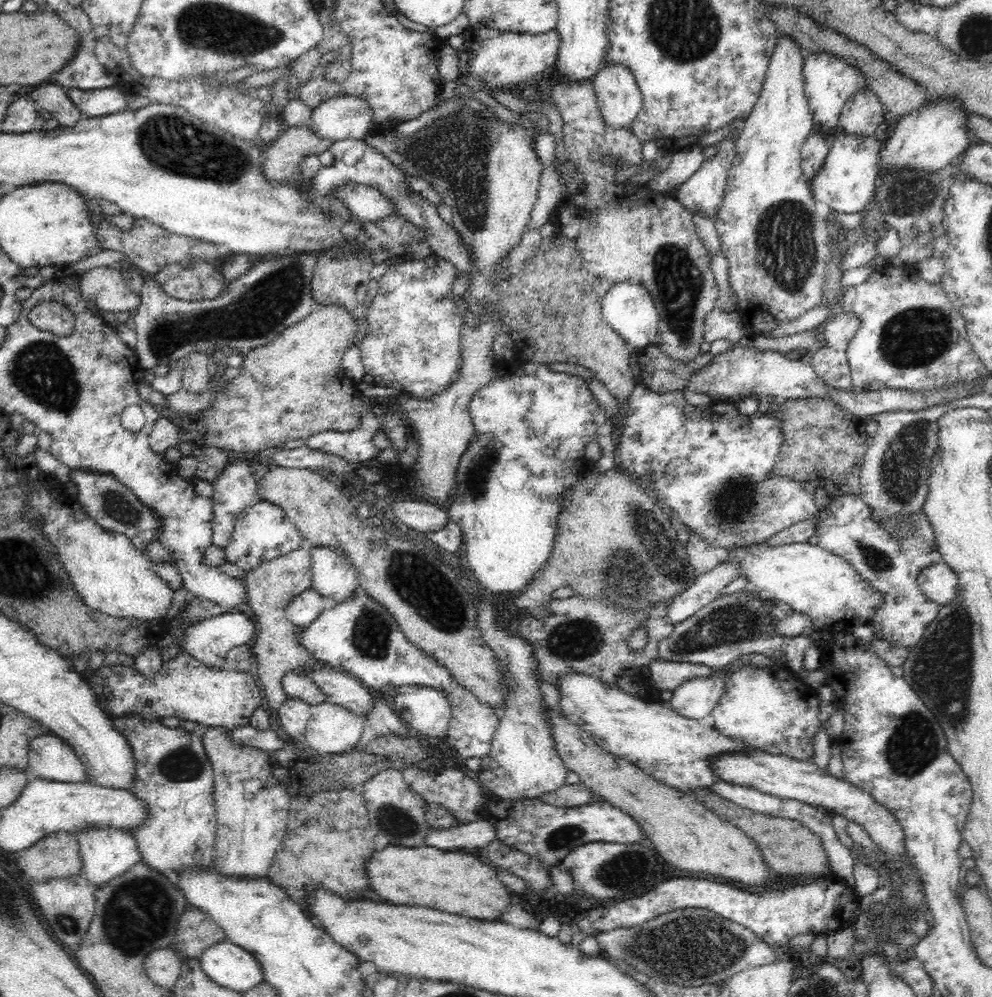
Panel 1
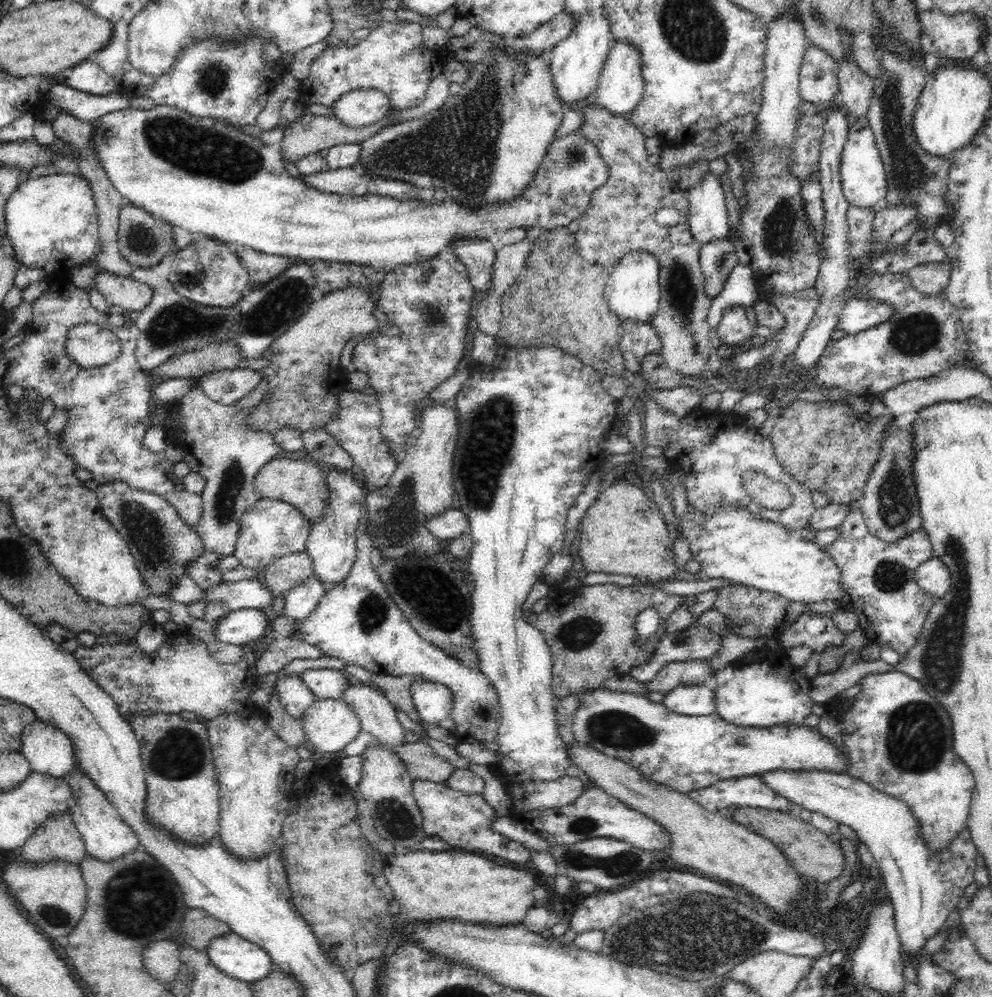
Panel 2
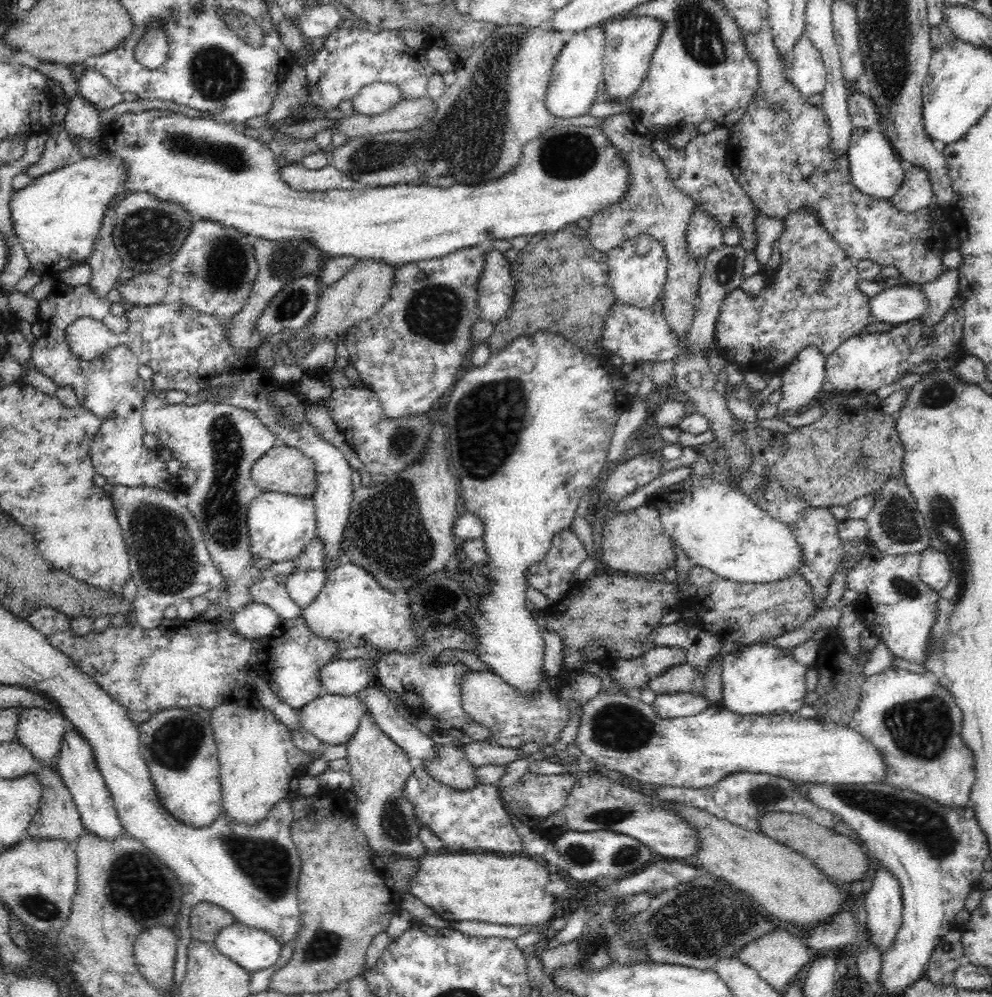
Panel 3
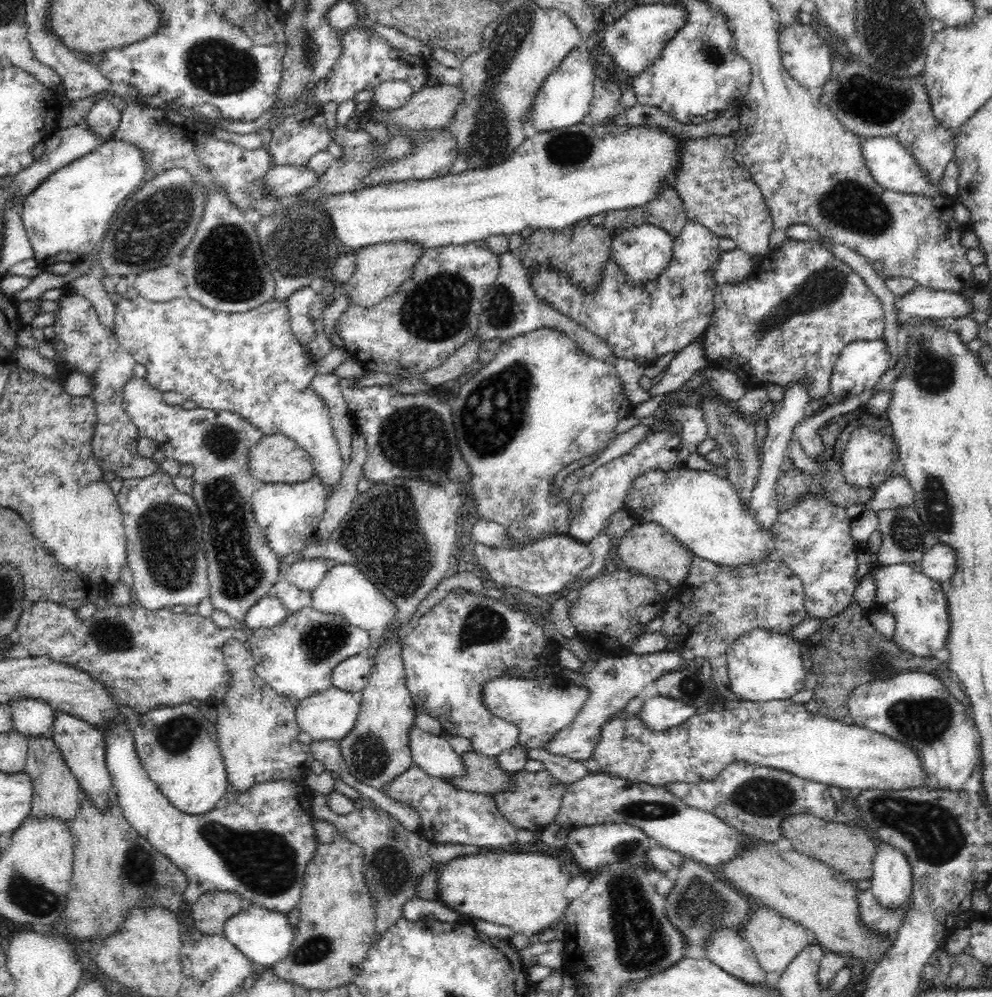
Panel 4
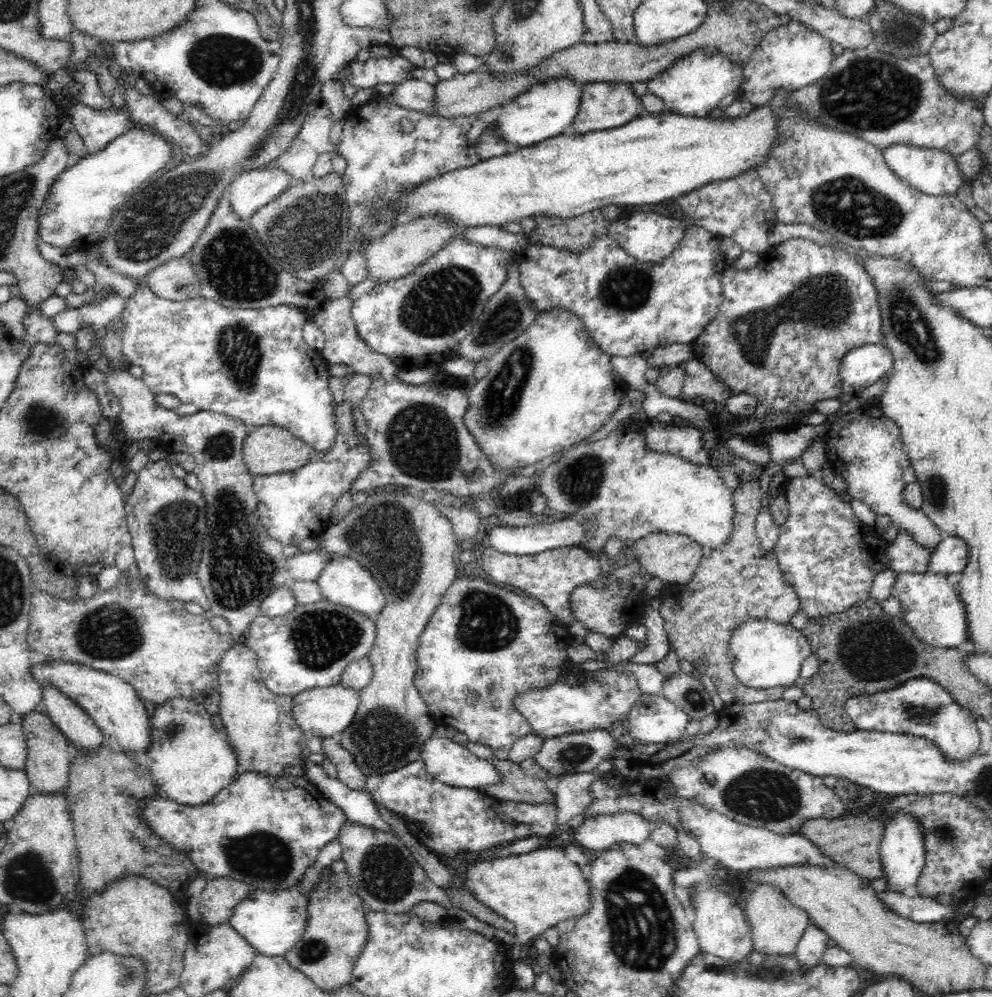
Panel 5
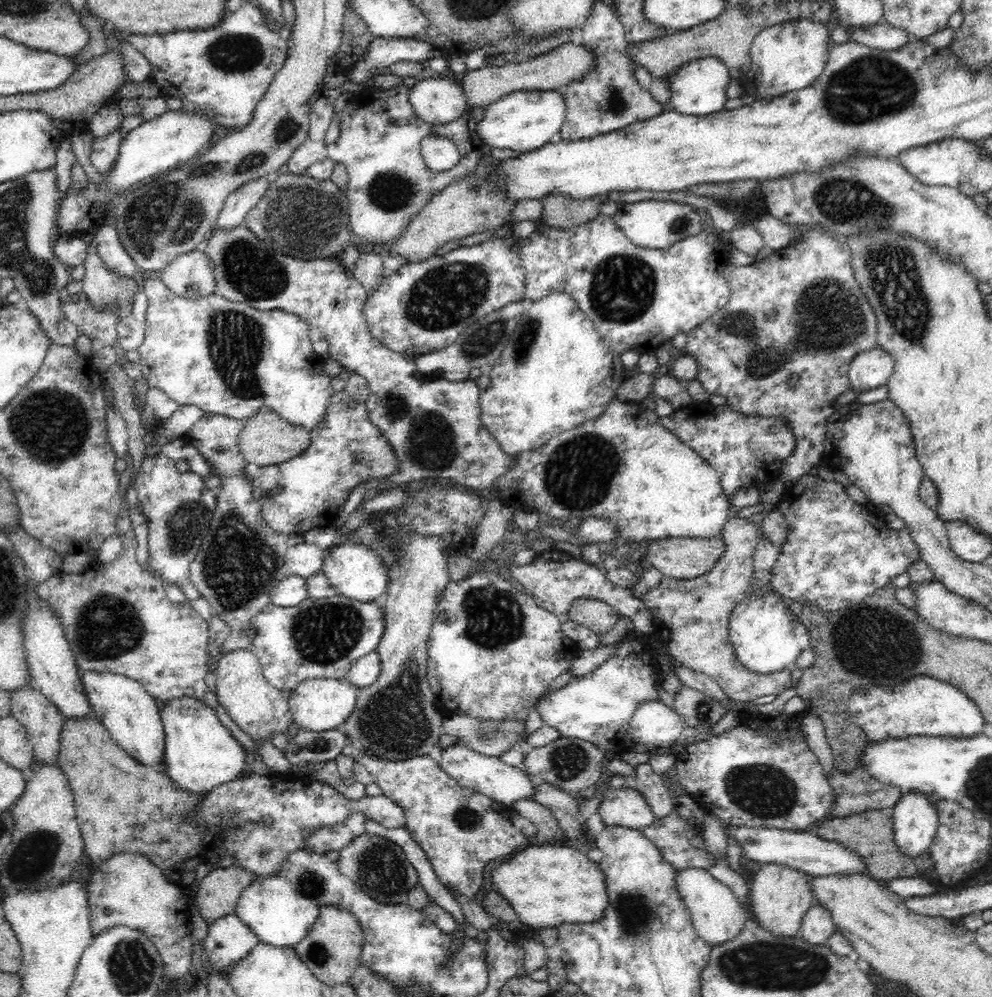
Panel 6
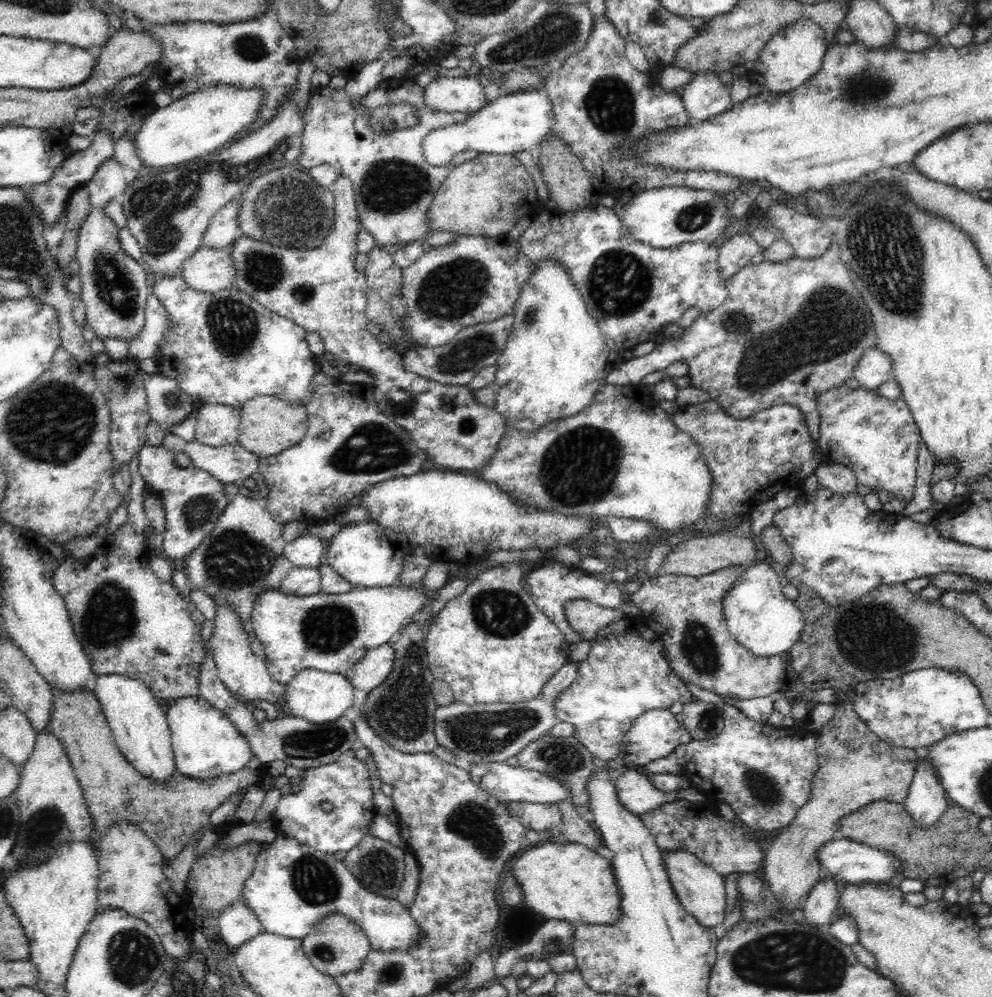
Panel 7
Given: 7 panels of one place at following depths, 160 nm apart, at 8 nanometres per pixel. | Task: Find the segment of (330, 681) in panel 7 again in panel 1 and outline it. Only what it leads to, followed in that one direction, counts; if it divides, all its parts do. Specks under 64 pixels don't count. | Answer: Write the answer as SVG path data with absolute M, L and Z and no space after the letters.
M321 702L310 706L304 736L309 752L340 754L358 747L364 719L350 709Z

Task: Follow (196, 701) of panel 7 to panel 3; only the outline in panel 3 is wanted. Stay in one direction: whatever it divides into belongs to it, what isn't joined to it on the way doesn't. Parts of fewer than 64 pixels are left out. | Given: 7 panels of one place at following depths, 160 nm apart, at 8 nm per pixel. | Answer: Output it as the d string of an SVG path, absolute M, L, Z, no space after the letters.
M170 708L139 723L139 747L149 768L160 804L176 819L190 826L210 826L222 813L222 793L218 751L211 721L205 721L186 708Z

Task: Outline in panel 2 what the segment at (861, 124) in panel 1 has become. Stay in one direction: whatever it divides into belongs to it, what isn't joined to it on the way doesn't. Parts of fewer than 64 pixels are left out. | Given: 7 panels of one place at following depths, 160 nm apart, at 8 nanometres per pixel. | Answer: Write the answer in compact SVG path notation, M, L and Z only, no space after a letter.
M847 52L837 64L840 92L835 104L845 108L852 121L867 116L873 96L874 79L867 72L858 69L856 63L850 61L850 54Z

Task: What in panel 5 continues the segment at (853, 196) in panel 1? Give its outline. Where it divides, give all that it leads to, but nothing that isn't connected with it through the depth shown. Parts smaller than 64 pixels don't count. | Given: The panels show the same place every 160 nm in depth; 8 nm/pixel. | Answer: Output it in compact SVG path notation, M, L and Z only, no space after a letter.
M895 144L881 149L888 168L908 186L922 194L940 195L956 194L960 186L966 182L962 180L957 167L957 157L952 156L943 150L930 150L908 146L905 144Z

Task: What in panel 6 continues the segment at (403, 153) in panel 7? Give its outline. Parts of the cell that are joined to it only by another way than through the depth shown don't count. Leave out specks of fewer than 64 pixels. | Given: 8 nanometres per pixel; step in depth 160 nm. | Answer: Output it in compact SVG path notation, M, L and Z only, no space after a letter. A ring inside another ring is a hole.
M323 84L311 96L309 101L309 131L304 142L292 153L283 167L285 172L290 174L306 175L308 168L314 163L320 162L323 158L332 159L335 163L342 163L349 174L347 197L349 202L349 226L354 234L360 236L363 246L369 247L375 244L391 245L400 238L400 235L407 228L408 223L419 214L428 201L440 190L444 190L448 183L457 177L462 177L474 170L480 164L480 158L484 151L472 144L472 133L475 132L477 122L470 116L470 111L466 110L464 115L446 124L433 125L422 120L413 106L409 103L409 90L402 84L388 90L378 88L364 88L353 95L350 107L346 112L342 112L340 129L336 137L330 138L331 118L334 112L334 103L341 93L340 88L328 89ZM430 134L437 134L451 140L459 151L460 157L455 169L444 172L434 172L430 170L424 162L421 153L422 139Z

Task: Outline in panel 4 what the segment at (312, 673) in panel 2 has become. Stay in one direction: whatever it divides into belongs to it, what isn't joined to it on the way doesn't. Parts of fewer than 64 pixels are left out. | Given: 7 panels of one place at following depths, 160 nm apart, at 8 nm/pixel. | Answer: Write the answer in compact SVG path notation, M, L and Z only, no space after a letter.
M358 654L337 664L332 673L333 688L348 692L362 692L368 685L373 668L369 654Z

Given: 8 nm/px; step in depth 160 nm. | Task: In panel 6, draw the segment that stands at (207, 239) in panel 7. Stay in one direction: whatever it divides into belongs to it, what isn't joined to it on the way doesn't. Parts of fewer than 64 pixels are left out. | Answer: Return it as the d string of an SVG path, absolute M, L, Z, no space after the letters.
M274 175L251 180L229 194L223 210L215 221L215 228L230 230L244 224L248 212L266 194L273 180Z

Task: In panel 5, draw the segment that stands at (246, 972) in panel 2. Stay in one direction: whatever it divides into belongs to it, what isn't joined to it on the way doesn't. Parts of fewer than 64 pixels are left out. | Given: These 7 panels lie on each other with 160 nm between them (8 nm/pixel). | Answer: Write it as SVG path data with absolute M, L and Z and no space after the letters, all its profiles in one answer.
M326 867L320 870L319 879L307 896L300 892L302 882L292 888L283 888L283 890L252 891L248 898L236 906L229 924L242 938L246 939L257 955L284 957L284 954L292 950L304 934L306 922L308 922L308 898L310 898L310 894L322 890L322 887L330 890L330 883L325 880L325 874L328 871L332 871L332 869Z

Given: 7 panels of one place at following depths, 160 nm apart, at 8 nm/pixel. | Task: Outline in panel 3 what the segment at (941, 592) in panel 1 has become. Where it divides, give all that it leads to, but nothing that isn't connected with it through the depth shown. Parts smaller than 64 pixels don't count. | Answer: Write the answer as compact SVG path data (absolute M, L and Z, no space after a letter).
M928 548L921 553L919 579L933 591L946 588L952 578L952 568L948 557L940 551Z

